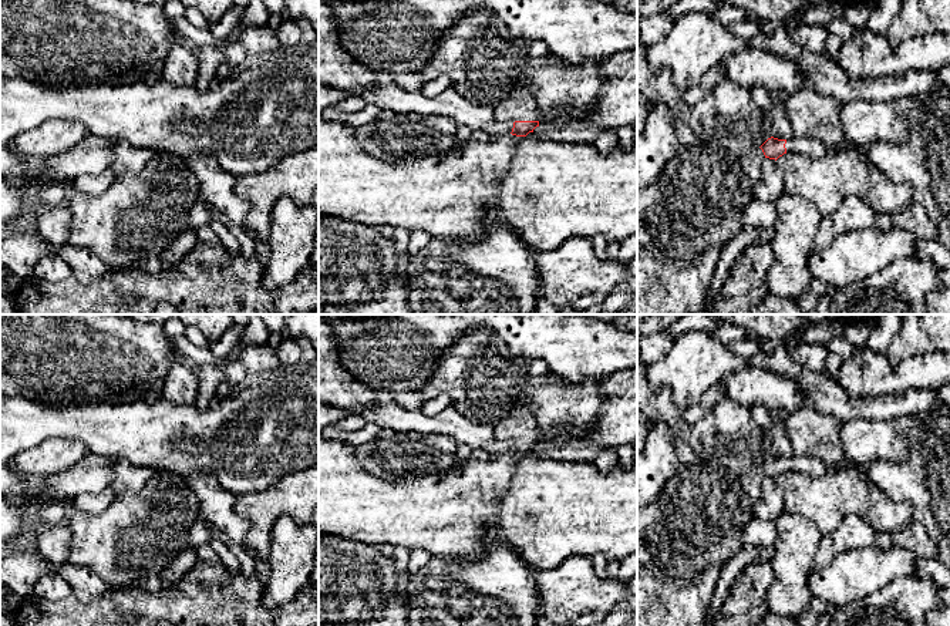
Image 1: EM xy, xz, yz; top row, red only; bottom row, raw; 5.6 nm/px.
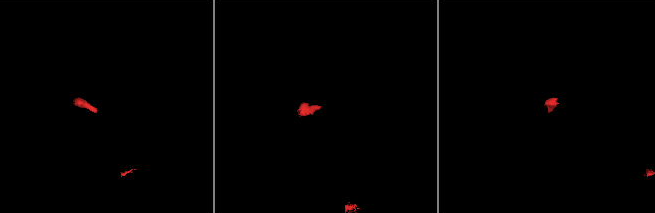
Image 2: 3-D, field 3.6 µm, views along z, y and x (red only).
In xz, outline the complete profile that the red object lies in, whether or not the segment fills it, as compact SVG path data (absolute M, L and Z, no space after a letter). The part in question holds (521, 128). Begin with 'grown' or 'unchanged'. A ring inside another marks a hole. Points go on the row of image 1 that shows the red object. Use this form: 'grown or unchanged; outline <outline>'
grown; outline M529 91L512 92L493 108L498 122L512 122L512 135L526 137L539 127L536 100Z

